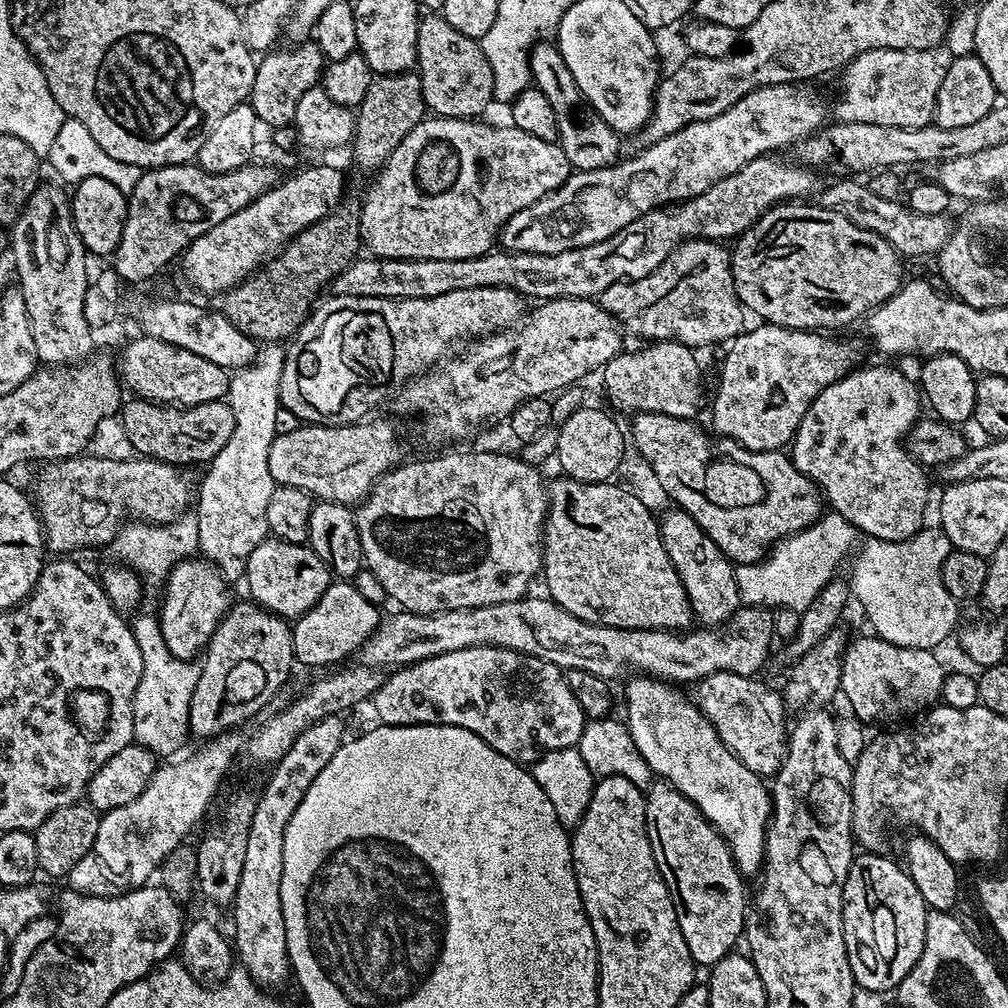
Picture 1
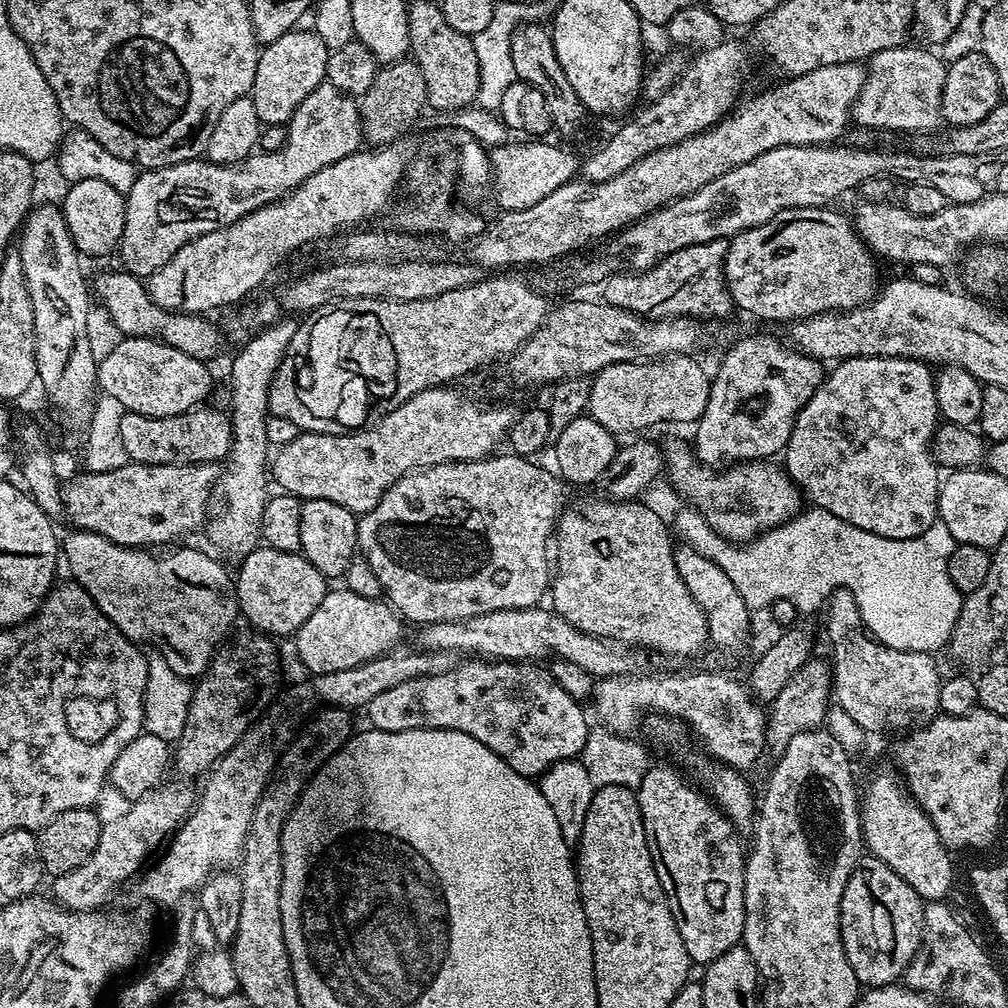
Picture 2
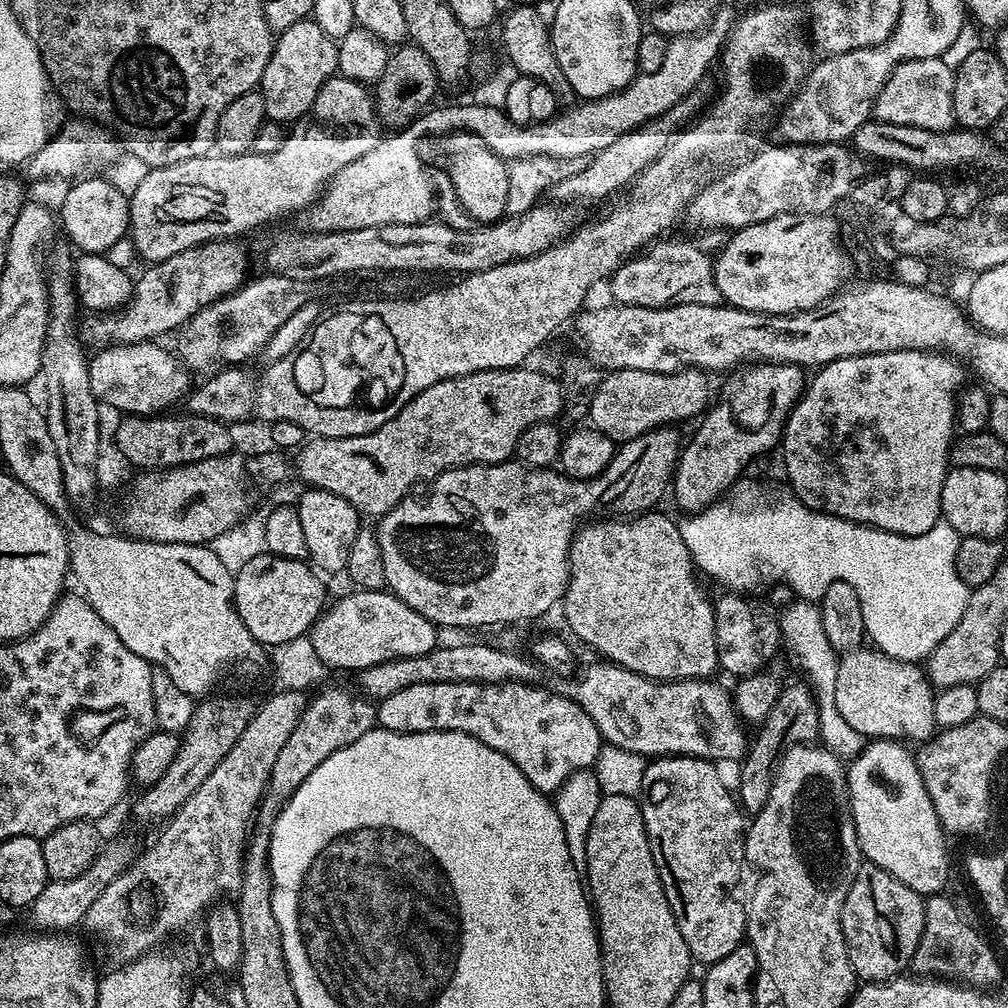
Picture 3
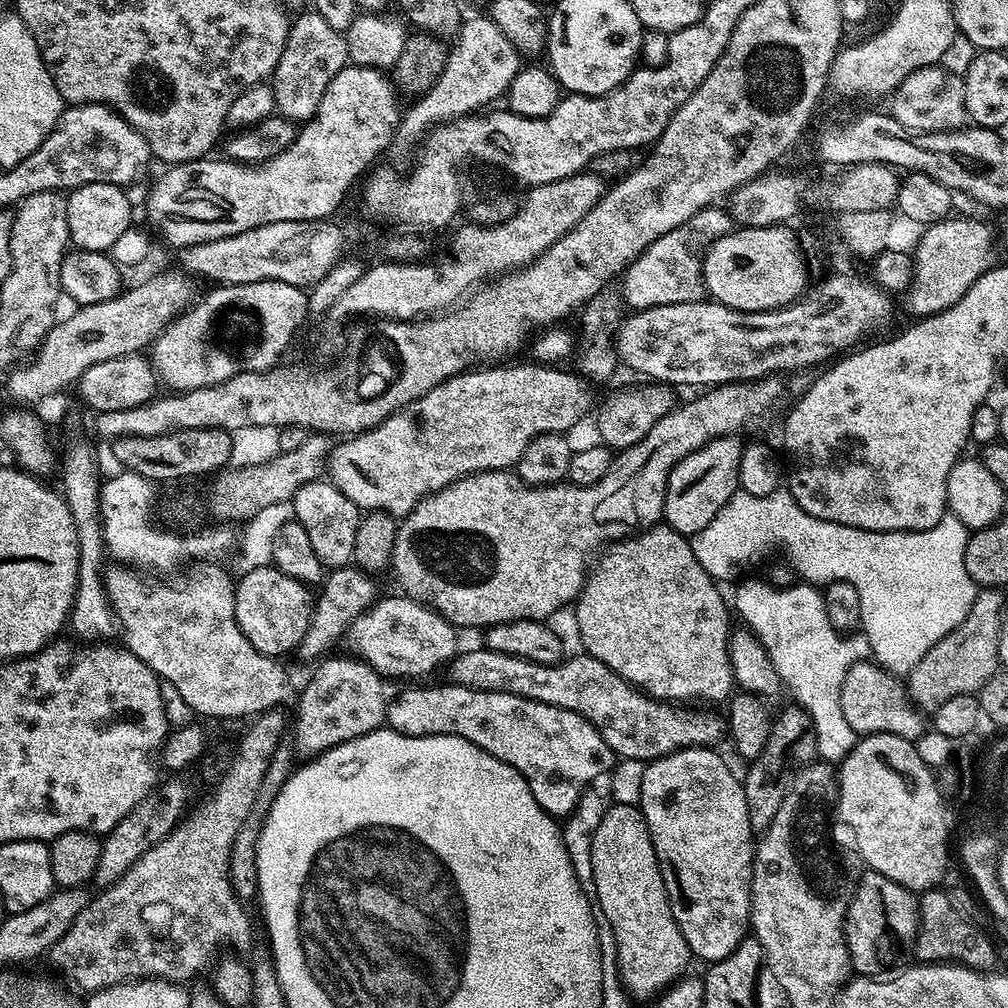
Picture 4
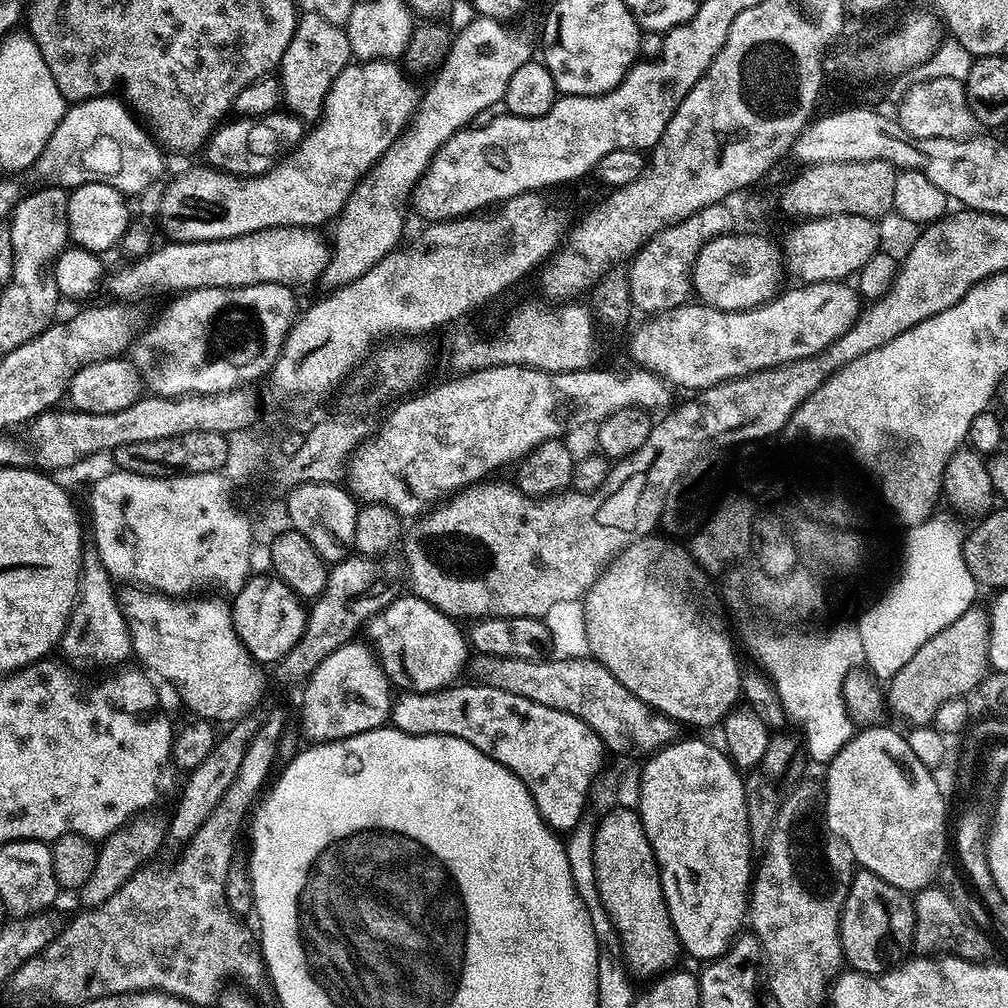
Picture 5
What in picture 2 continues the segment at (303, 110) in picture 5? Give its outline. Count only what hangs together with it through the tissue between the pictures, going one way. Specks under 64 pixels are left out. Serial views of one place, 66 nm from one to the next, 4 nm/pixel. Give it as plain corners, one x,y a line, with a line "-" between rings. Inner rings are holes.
293,30
282,34
278,42
263,45
258,58
258,70
254,70
251,97
258,109
261,125
287,125
294,110
302,106
306,96
319,84
325,83
330,50
314,30

